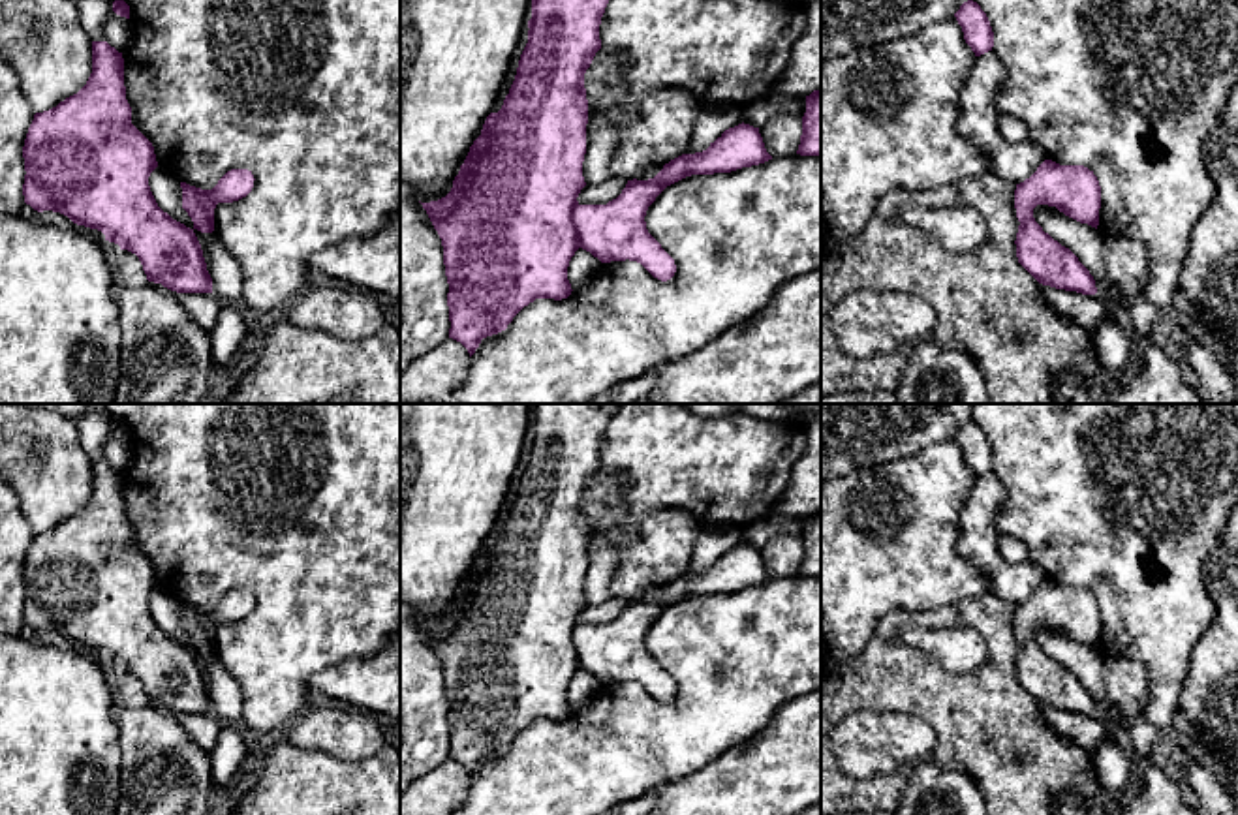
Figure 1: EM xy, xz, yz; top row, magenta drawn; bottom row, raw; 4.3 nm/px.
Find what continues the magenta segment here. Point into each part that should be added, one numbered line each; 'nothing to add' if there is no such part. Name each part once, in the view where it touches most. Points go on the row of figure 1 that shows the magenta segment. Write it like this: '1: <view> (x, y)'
nothing to add

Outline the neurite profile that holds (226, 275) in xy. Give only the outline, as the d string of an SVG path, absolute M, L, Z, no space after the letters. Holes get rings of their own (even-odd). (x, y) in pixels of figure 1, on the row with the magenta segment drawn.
M212 231L209 235L212 293L227 304L242 299L242 272L237 259L227 252Z

